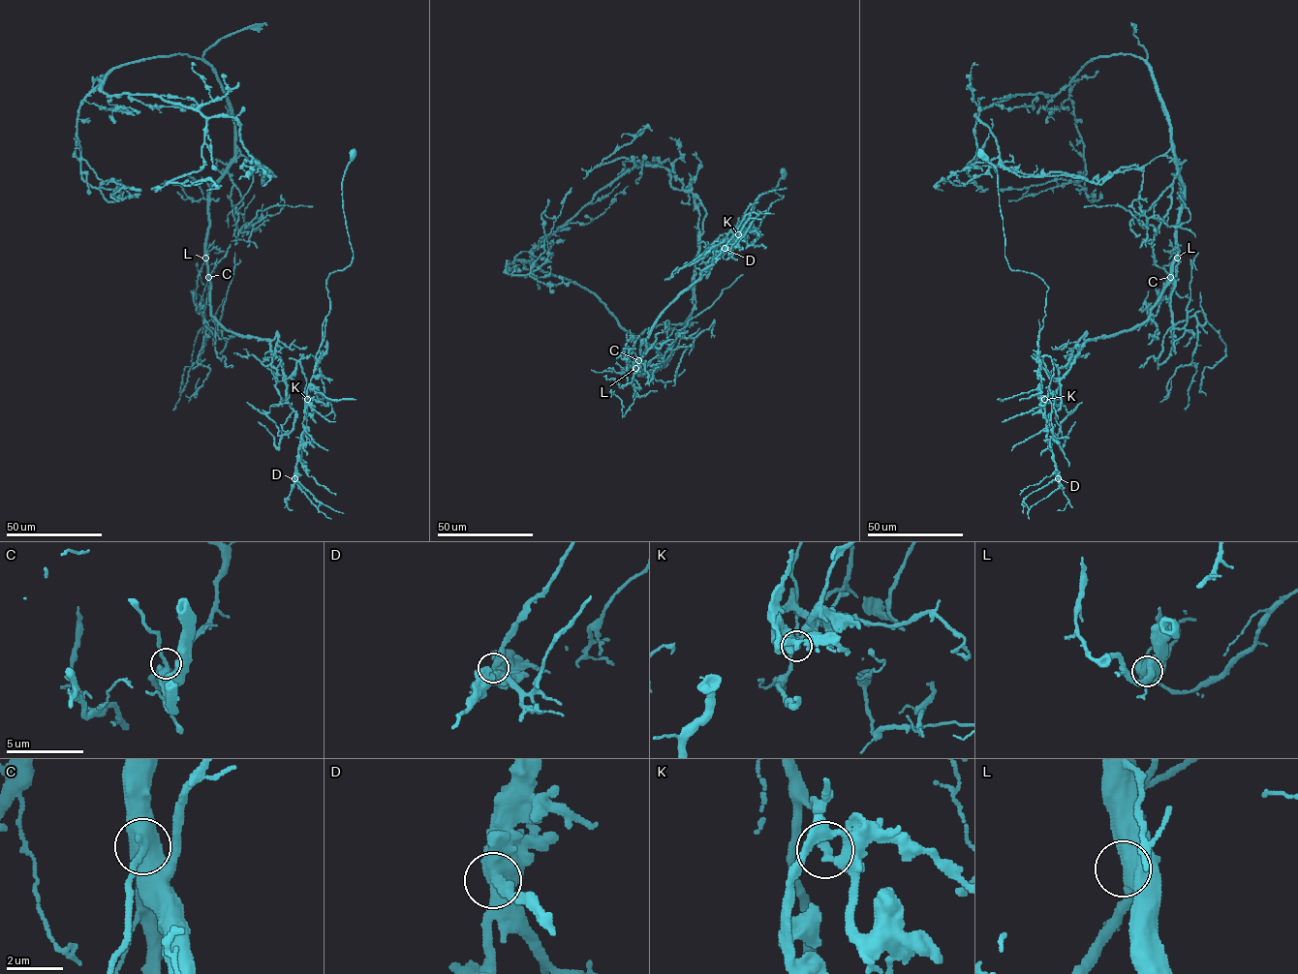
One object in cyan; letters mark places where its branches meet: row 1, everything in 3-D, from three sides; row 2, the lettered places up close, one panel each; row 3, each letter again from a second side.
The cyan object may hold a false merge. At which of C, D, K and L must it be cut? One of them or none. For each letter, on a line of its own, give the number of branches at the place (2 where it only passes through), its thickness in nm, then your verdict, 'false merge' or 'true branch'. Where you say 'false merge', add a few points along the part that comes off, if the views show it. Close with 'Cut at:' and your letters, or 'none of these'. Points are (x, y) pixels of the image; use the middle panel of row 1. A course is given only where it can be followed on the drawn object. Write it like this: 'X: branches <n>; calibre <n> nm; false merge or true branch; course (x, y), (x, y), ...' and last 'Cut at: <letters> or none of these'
C: branches 2; calibre 360 nm; true branch
D: branches 2; calibre 480 nm; true branch
K: branches 2; calibre 190 nm; false merge; course (738, 234), (737, 228), (753, 228), (760, 236), (757, 238), (761, 221), (783, 196), (772, 188), (784, 168)
L: branches 2; calibre 600 nm; true branch
Cut at: K

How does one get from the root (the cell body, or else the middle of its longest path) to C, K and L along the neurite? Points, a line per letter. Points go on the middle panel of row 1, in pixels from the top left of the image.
C: (784, 171), (760, 236), (729, 231), (638, 360)
K: (784, 171), (772, 188), (783, 197), (770, 204), (757, 238), (760, 236), (753, 228), (738, 228), (738, 234)
L: (784, 171), (760, 236), (729, 231), (642, 341), (635, 368)

